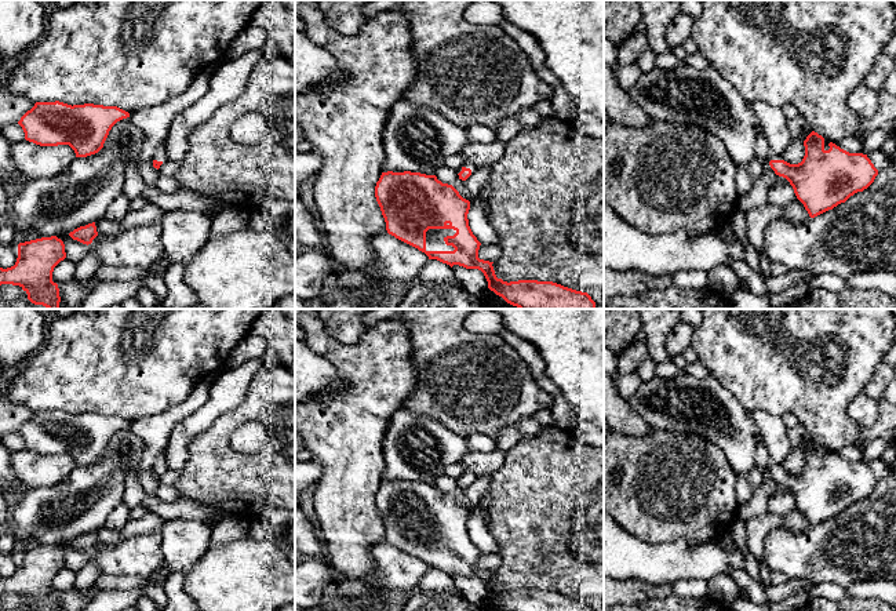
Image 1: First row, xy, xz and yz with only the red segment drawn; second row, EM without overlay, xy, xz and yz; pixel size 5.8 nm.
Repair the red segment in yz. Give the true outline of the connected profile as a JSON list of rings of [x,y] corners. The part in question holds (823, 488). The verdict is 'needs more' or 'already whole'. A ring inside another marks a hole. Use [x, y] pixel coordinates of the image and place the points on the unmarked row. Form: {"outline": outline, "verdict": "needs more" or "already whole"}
{"outline": [[[764,440],[755,448],[755,466],[768,470],[776,484],[786,487],[794,498],[797,508],[804,513],[811,527],[815,527],[828,519],[833,519],[841,512],[845,512],[851,505],[867,498],[878,484],[867,463],[849,462],[835,452],[830,451],[830,458],[824,458],[824,447],[812,440],[804,450],[805,465],[801,472],[790,473],[780,463],[773,463]]], "verdict": "needs more"}

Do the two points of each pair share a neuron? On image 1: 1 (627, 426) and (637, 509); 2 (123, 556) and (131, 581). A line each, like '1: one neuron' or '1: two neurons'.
1: two neurons
2: two neurons

